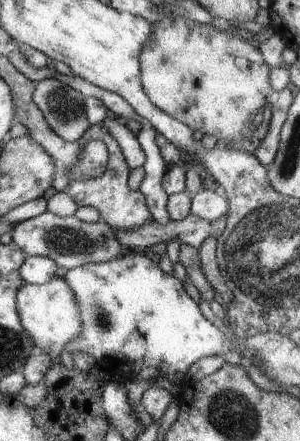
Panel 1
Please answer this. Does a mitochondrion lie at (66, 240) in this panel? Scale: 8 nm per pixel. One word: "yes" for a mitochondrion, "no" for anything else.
yes

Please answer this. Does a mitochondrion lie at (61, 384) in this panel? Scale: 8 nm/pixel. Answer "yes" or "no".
no

